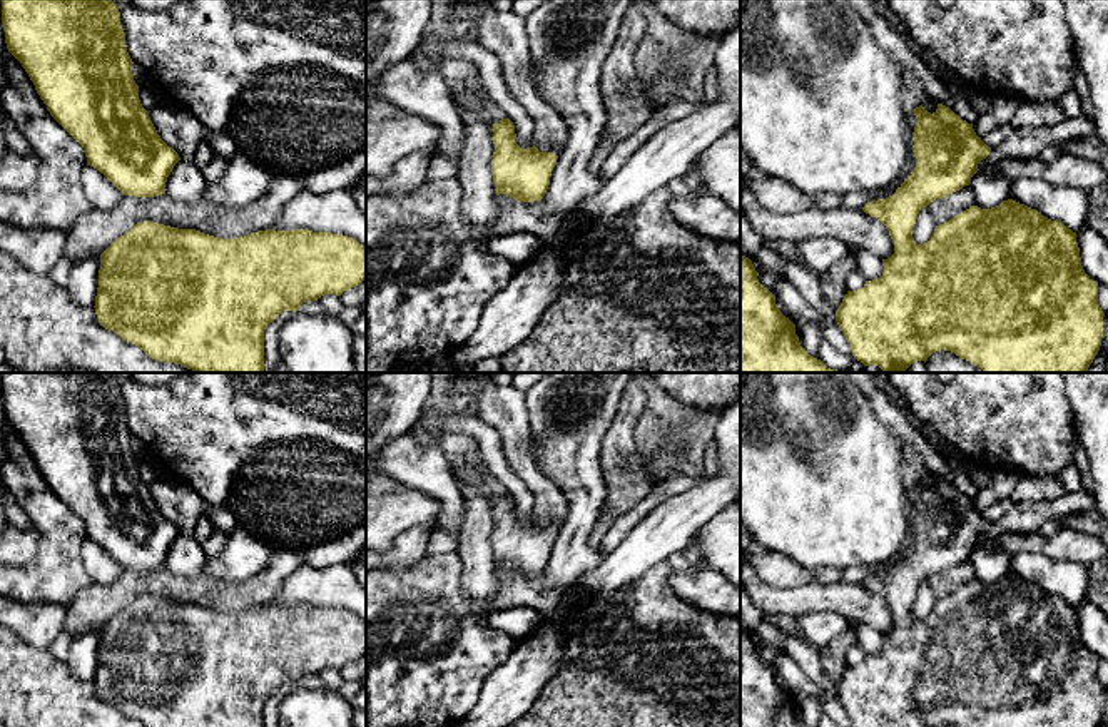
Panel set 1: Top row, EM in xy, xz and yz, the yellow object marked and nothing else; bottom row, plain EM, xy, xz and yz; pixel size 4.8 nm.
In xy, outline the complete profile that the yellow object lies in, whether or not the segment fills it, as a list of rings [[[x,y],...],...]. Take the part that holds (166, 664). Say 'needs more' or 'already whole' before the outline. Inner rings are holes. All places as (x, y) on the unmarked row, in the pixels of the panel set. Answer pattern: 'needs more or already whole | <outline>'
already whole | [[[144,595],[100,628],[94,682],[100,700],[144,727],[264,727],[264,705],[279,689],[296,687],[302,677],[318,675],[324,669],[341,670],[364,653],[366,622],[343,608],[267,603],[222,613]]]

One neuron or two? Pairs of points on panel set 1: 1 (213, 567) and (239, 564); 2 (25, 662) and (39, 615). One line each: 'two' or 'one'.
1: one
2: two

